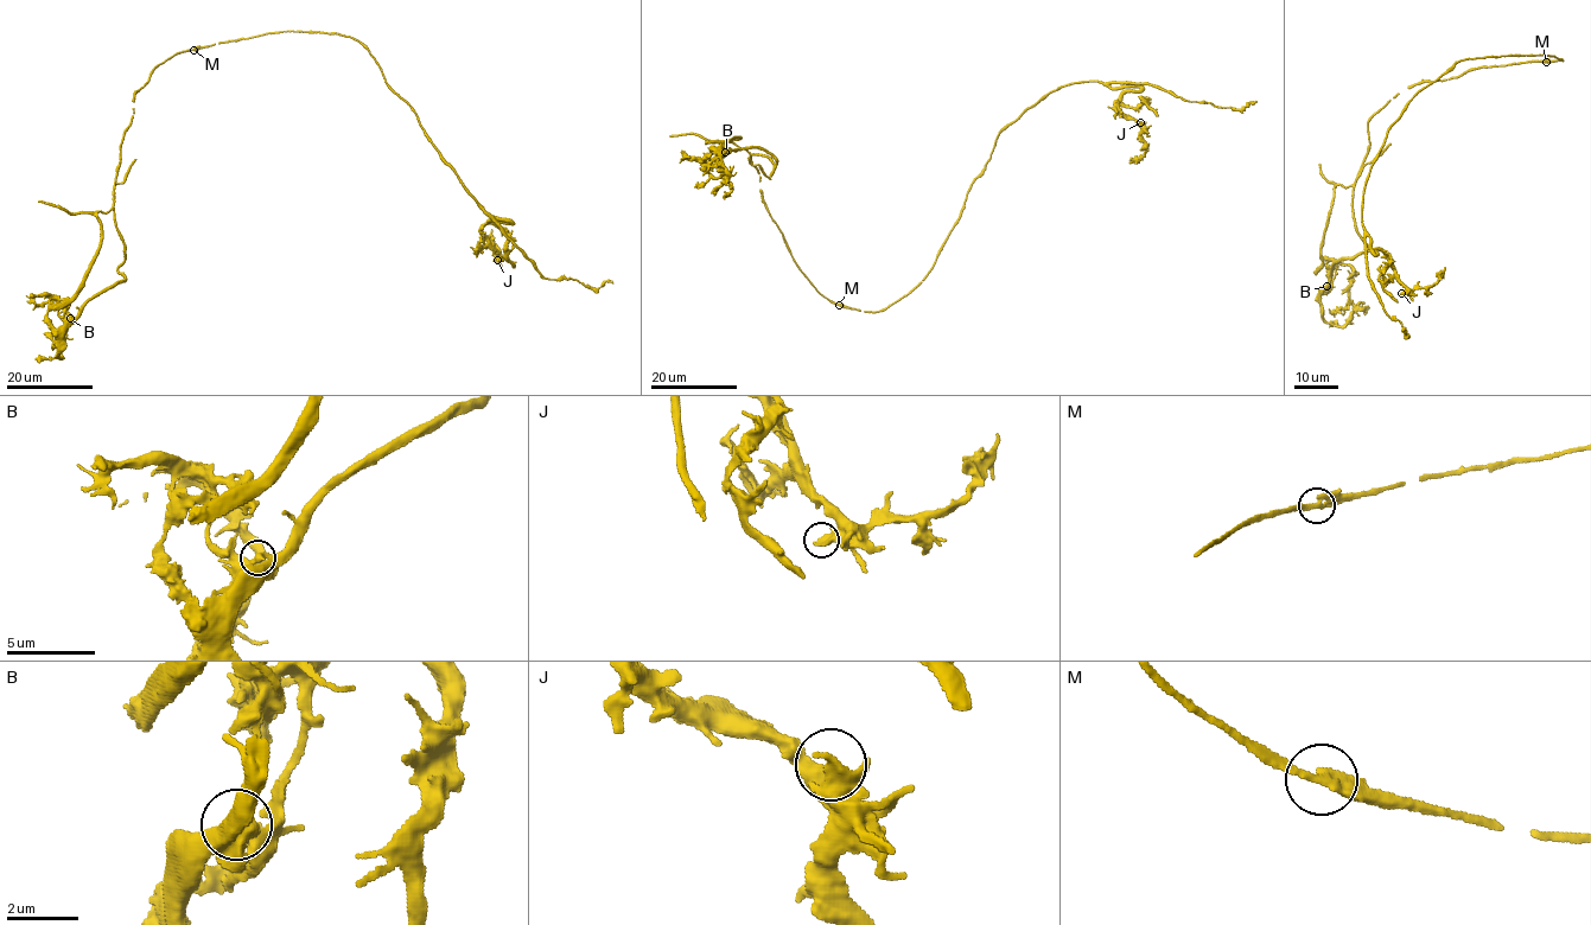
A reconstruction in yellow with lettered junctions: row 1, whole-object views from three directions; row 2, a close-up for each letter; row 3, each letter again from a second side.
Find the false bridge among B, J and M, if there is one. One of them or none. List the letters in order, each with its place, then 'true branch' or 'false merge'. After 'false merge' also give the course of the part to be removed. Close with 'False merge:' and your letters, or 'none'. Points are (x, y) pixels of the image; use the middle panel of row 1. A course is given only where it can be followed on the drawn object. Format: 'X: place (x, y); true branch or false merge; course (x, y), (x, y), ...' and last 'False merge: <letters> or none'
B: place (725, 152); false merge; course (725, 152), (713, 159), (724, 151), (726, 139), (739, 138), (732, 139), (770, 179)
J: place (1140, 122); true branch
M: place (839, 305); true branch
False merge: B

